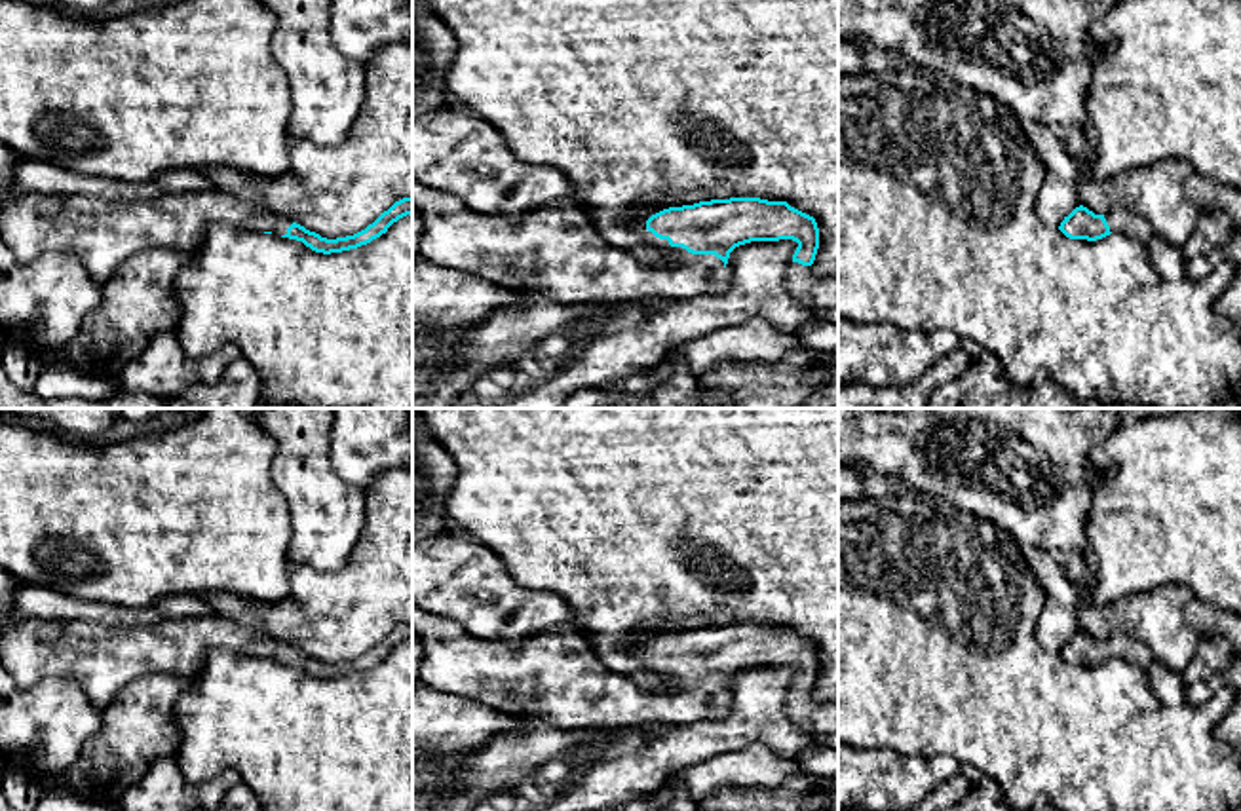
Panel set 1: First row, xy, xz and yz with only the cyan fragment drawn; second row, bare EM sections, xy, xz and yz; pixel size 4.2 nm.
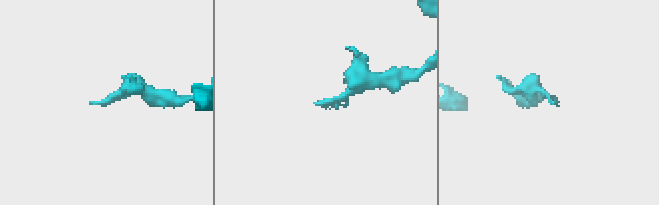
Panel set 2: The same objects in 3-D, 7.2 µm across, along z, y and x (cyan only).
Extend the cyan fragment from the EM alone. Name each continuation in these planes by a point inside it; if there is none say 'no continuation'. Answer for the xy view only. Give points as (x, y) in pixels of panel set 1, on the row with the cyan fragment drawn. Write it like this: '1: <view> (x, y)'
1: xy (101, 236)

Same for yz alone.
1: yz (1122, 221)

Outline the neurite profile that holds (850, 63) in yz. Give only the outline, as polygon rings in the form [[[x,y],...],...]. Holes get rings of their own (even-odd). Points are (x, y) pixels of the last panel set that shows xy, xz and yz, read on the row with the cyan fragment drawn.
[[[838,38],[838,76],[855,76],[863,70],[863,59],[851,42]]]

